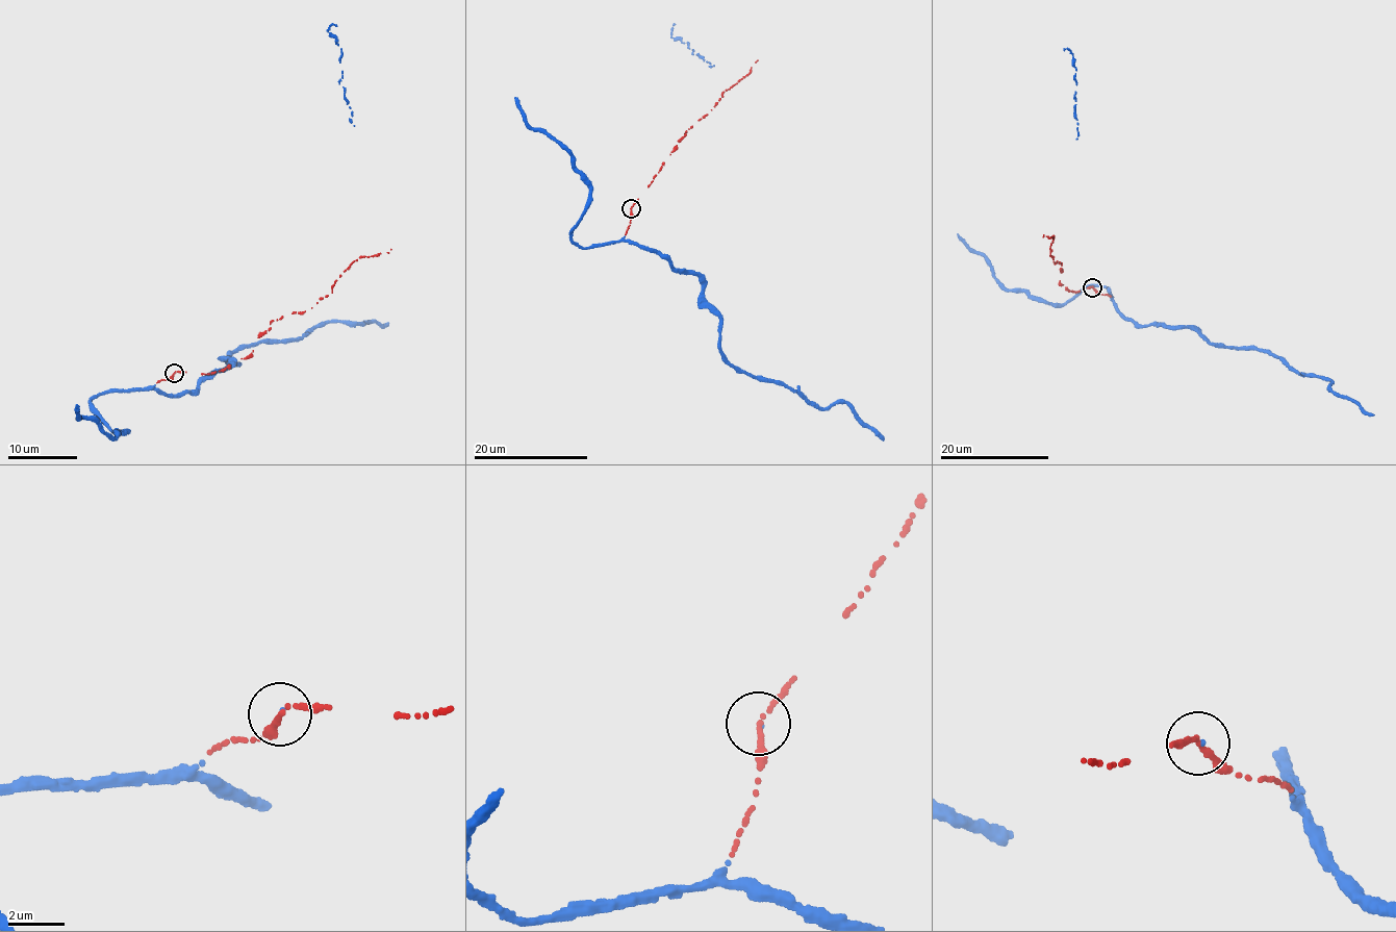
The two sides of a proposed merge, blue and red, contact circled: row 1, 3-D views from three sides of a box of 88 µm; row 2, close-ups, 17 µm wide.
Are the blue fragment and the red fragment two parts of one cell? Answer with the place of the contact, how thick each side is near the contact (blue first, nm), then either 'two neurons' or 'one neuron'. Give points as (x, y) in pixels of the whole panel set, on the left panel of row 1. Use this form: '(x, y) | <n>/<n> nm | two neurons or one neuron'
(174, 373) | 70/160 nm | one neuron

